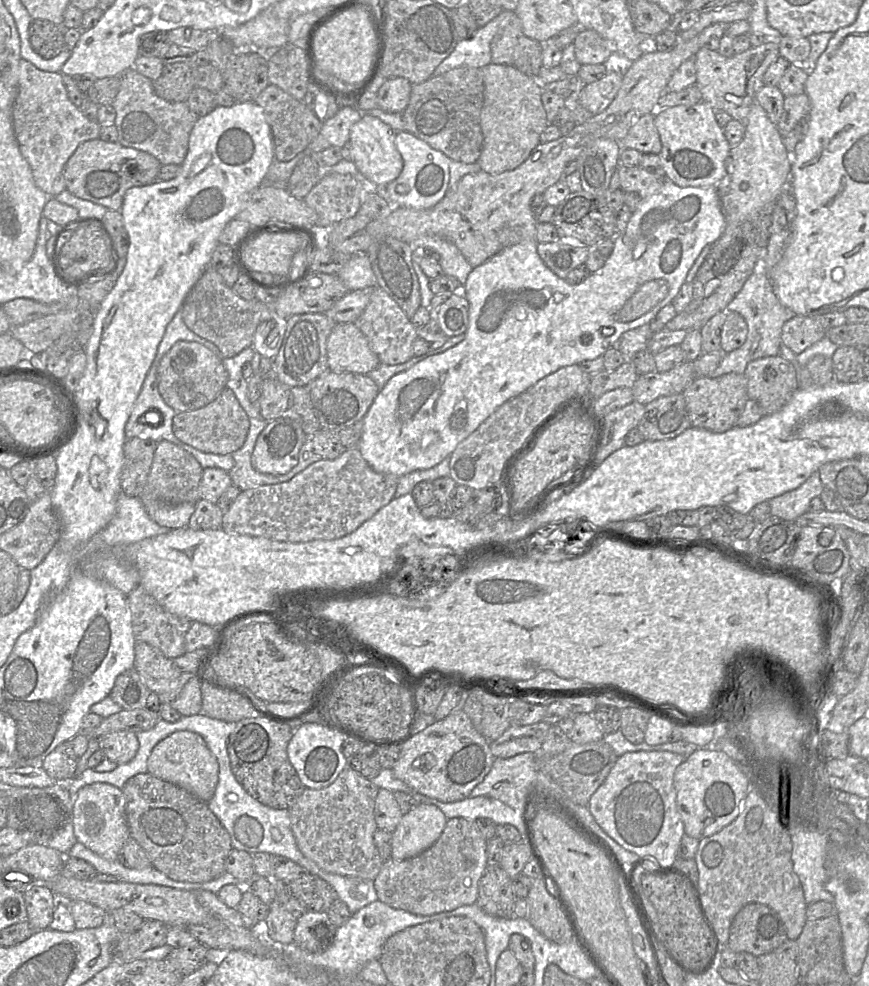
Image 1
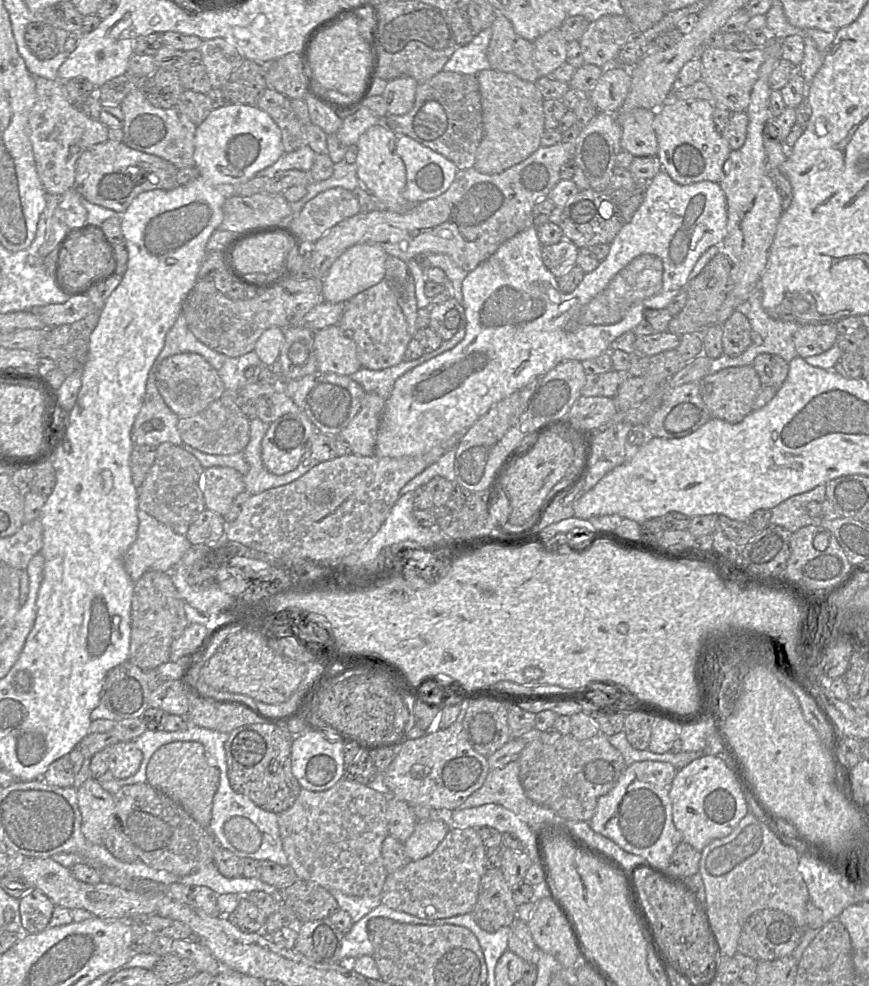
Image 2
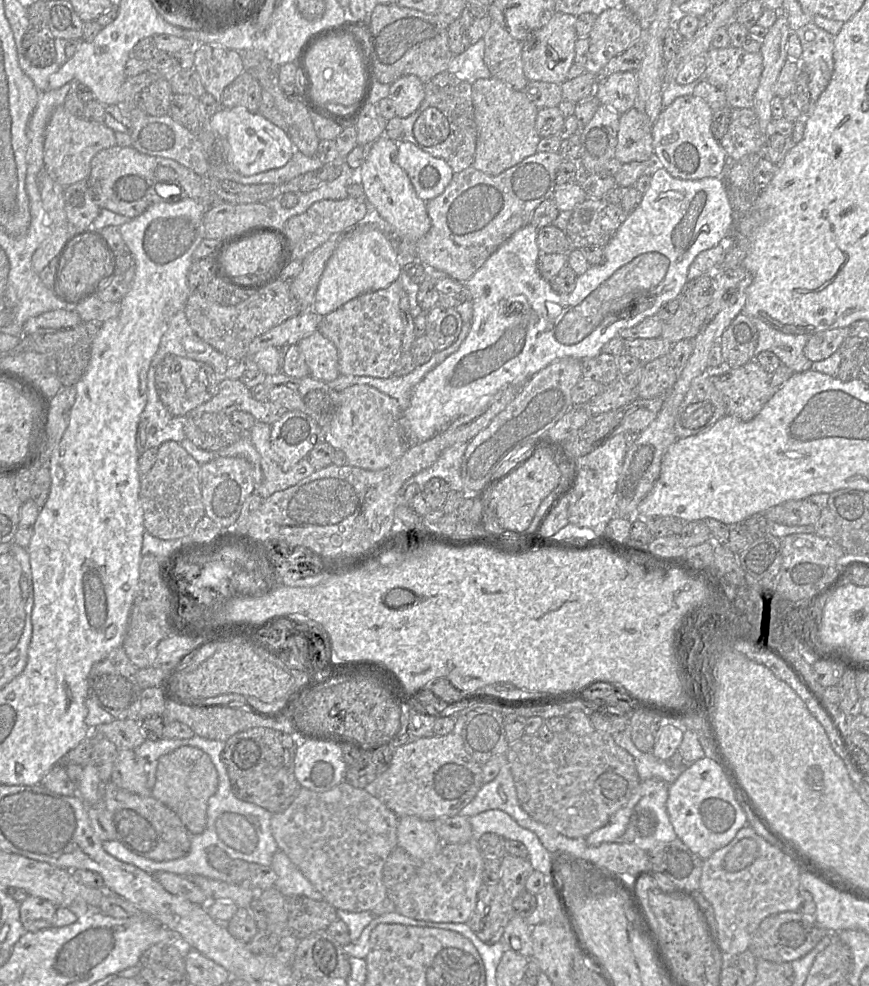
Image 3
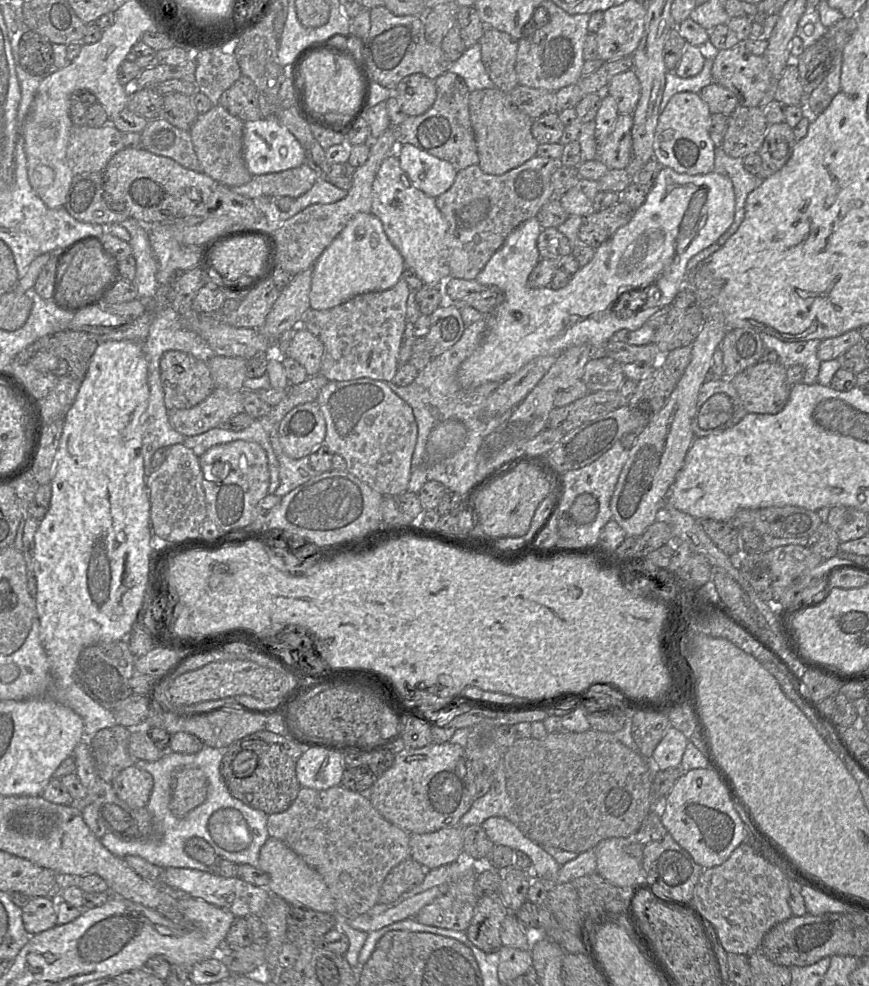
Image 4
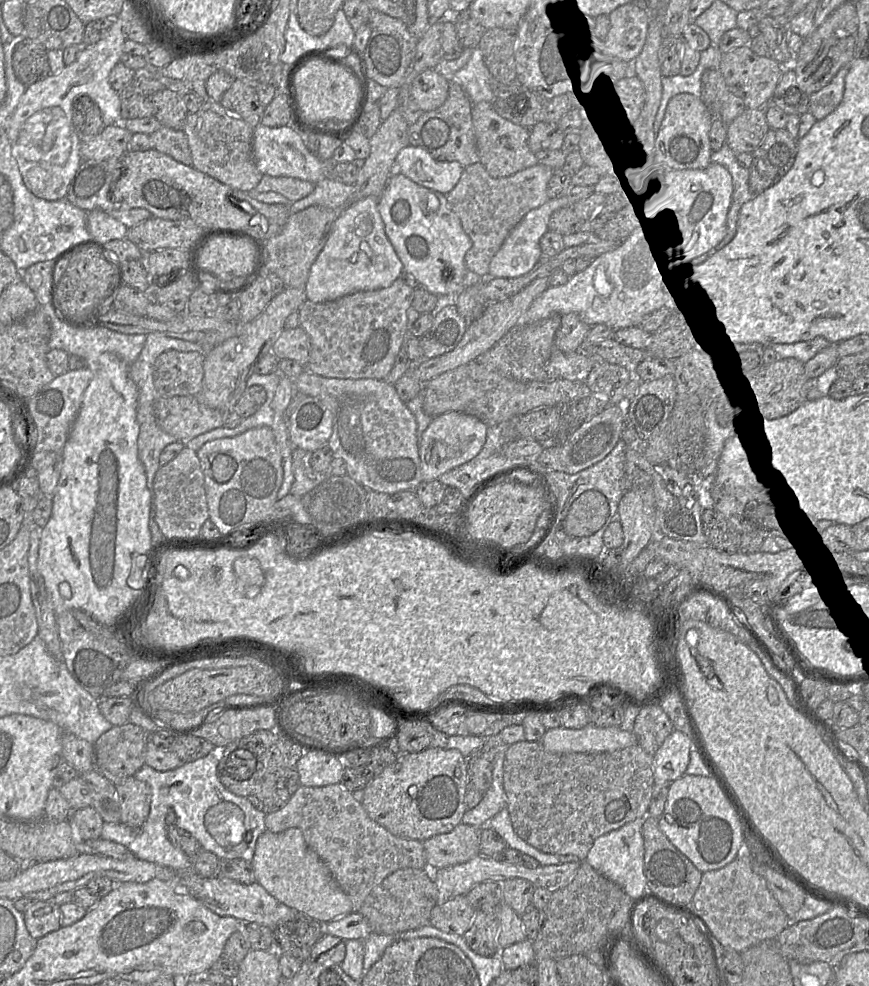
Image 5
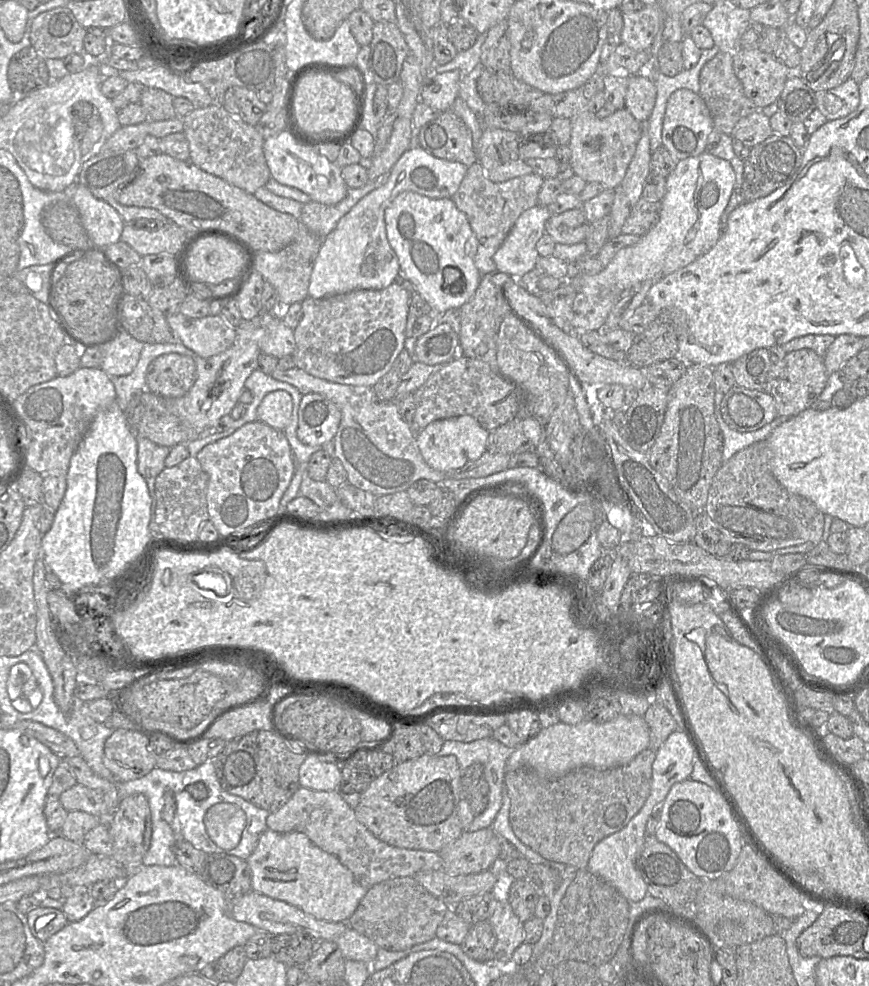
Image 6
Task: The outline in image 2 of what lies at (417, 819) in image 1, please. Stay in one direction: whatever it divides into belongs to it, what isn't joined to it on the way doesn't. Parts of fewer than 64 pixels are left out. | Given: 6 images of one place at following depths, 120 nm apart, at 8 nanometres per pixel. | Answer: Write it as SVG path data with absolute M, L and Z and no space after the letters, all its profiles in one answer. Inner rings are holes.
M442 820L417 822L411 836L403 843L409 860L421 860L432 854L449 831L449 825Z

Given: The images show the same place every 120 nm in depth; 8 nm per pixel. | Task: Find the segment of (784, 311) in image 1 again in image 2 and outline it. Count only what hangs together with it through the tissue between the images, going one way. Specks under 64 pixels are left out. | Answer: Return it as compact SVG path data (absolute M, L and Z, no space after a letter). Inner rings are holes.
M757 287L751 293L748 299L737 306L735 310L744 314L750 322L752 336L750 346L738 357L729 357L722 354L720 357L712 360L710 365L710 373L714 374L729 367L752 365L755 357L762 353L778 355L788 363L798 356L798 353L795 350L793 337L800 324L791 321L777 320L770 317L762 307L762 297L762 290Z

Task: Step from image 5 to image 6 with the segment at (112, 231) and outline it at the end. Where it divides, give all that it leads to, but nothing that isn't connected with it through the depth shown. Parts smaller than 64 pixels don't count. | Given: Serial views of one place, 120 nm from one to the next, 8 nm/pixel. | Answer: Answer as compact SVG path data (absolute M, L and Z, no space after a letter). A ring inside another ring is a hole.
M79 183L69 190L91 244L106 247L120 241L125 224L120 214Z

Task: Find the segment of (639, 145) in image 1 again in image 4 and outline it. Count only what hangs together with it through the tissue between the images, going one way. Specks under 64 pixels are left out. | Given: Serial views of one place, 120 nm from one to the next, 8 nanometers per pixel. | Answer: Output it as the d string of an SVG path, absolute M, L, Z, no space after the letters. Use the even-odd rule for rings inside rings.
M619 114L607 139L599 144L597 159L610 169L625 169L631 158L632 114Z

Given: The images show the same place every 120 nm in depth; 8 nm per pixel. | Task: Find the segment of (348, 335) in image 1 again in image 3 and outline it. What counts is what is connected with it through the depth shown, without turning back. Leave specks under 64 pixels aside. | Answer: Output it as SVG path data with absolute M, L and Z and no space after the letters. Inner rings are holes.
M319 331L297 343L309 368L310 376L323 382L330 382L340 376L338 350Z

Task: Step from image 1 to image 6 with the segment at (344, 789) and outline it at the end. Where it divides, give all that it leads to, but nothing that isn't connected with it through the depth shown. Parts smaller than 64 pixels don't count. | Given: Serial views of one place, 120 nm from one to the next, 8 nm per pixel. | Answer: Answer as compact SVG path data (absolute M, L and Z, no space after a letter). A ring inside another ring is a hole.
M300 786L285 805L268 815L266 823L268 829L277 833L304 833L320 849L337 857L341 864L351 871L354 879L368 889L389 879L414 876L420 871L443 869L439 853L393 847L376 838L357 820L354 810L343 800L340 791L315 791Z

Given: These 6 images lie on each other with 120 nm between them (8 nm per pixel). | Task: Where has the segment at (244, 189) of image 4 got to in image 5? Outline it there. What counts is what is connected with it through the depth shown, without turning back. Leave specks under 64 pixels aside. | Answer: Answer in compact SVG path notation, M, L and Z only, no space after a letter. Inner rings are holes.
M263 175L259 184L248 194L255 198L262 192L277 192L286 197L290 202L298 201L308 196L315 188L315 184L293 177L274 177Z

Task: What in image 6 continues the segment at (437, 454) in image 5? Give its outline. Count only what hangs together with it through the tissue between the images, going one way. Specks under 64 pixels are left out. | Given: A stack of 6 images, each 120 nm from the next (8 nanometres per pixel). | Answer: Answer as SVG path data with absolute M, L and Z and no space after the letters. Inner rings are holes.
M469 415L437 420L427 425L417 436L417 445L425 462L438 471L449 471L477 460L487 451L490 432Z

